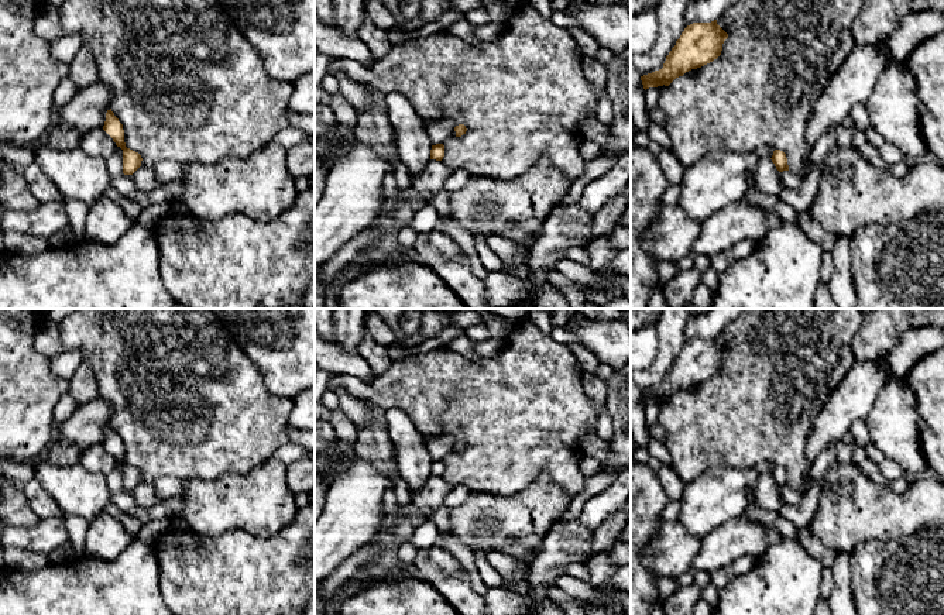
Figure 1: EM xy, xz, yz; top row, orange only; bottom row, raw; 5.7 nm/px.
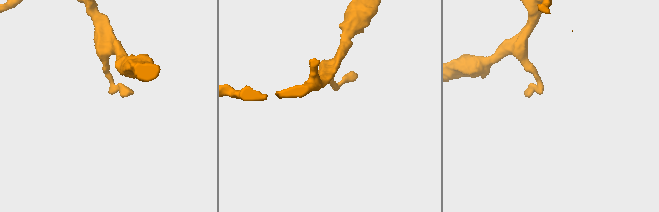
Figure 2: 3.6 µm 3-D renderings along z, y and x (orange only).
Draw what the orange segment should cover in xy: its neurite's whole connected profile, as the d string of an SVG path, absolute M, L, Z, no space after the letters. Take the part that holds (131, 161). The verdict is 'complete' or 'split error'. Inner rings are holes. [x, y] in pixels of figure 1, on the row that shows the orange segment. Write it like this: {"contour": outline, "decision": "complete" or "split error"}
{"contour": "M107 110L103 130L113 138L117 147L123 150L123 173L133 175L141 166L141 155L126 147L123 124Z", "decision": "complete"}

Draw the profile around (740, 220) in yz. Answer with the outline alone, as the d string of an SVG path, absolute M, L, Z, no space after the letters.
M734 202L701 221L691 252L711 257L731 250L742 240L756 244L782 223L772 209Z

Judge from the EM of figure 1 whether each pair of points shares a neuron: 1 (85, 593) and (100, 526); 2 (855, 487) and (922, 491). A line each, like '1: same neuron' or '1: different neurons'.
1: different neurons
2: same neuron

